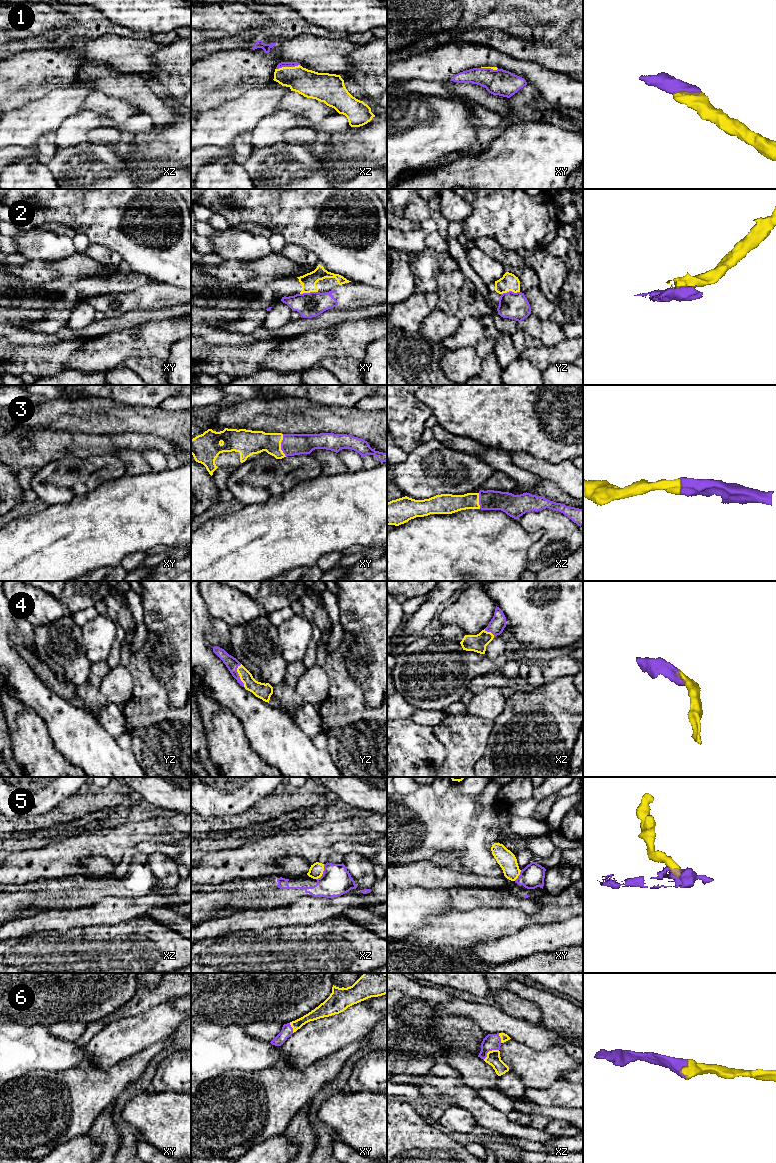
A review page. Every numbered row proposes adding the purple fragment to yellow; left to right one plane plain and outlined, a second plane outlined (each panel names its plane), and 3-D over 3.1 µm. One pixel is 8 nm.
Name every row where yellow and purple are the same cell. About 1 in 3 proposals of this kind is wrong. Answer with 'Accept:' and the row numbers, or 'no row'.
Accept: 1, 3, 4, 6

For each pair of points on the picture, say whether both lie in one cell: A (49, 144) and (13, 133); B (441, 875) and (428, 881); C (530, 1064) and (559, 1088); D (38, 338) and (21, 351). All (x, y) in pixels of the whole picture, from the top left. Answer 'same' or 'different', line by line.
A: different
B: same
C: different
D: different

